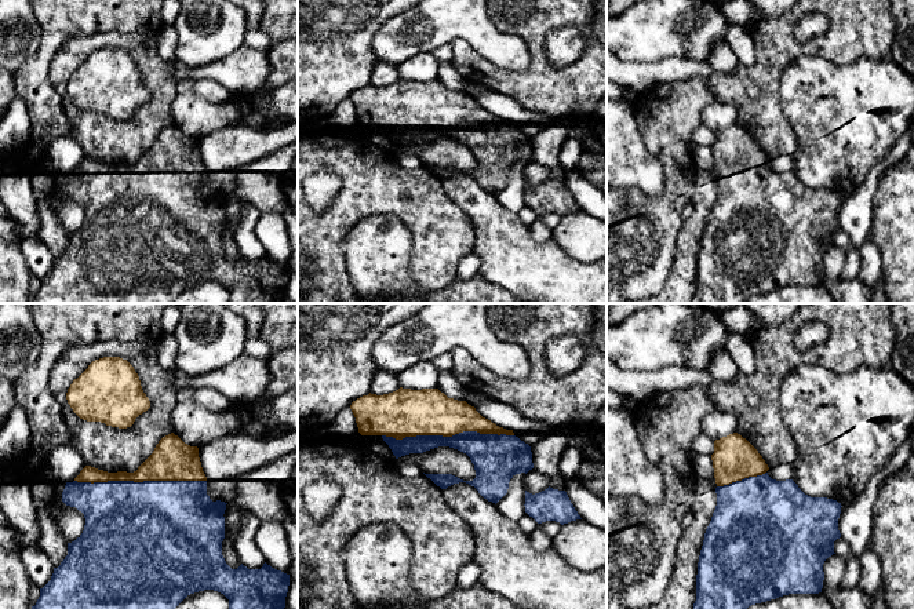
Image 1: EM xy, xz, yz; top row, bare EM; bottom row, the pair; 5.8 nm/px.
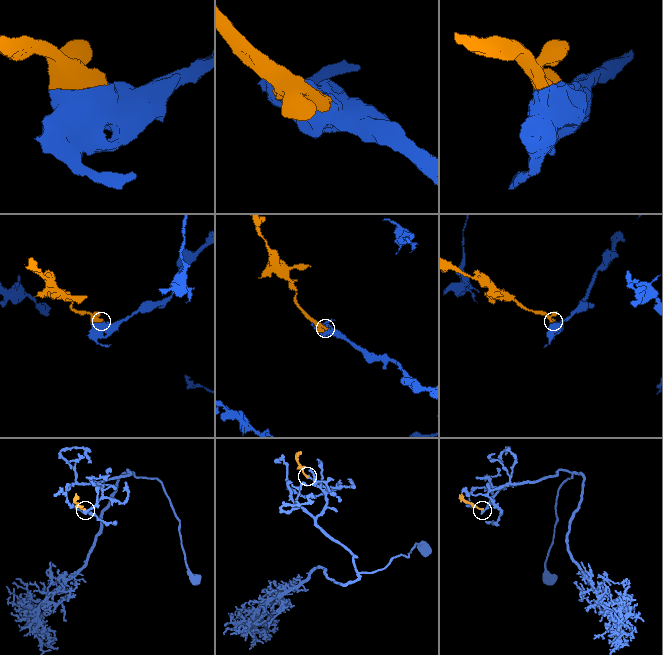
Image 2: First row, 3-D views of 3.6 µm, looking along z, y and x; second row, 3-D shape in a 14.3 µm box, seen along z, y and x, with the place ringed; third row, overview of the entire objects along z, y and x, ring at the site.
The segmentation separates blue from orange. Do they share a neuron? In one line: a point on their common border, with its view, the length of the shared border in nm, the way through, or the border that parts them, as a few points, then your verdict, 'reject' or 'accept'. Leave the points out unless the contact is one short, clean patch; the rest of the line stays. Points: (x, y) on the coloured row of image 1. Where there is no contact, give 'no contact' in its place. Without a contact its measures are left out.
xy (141, 482) | 750 nm | accept

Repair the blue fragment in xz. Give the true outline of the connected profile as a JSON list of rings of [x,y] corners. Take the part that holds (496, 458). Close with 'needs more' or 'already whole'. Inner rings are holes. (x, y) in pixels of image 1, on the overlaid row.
[[[400,387],[383,395],[369,393],[353,401],[350,409],[358,433],[380,435],[396,459],[438,446],[449,446],[466,453],[474,464],[476,478],[473,481],[463,481],[452,474],[425,474],[441,489],[466,482],[474,486],[484,499],[496,504],[507,493],[509,482],[516,474],[527,474],[534,468],[531,446],[516,437],[513,430],[496,426],[466,401],[448,398],[438,389]]] | needs more

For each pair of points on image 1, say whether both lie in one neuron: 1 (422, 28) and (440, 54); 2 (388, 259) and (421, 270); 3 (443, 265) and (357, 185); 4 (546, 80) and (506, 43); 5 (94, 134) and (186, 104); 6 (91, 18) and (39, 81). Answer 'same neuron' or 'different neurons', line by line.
1: different neurons
2: different neurons
3: same neuron
4: different neurons
5: different neurons
6: same neuron

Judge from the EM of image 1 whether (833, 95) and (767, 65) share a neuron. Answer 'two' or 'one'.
two

